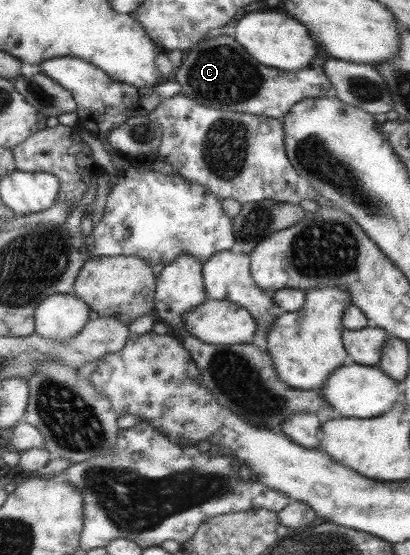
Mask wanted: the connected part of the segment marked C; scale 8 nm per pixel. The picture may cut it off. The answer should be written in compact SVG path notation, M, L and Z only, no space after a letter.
M224 34L220 37L204 39L193 45L184 53L182 65L174 73L176 83L182 87L182 95L200 101L200 105L210 109L223 109L236 113L249 113L250 115L263 115L272 119L281 119L288 110L297 102L306 98L335 97L329 77L324 73L323 65L327 56L321 53L317 55L308 67L300 71L282 71L259 64L233 37Z

